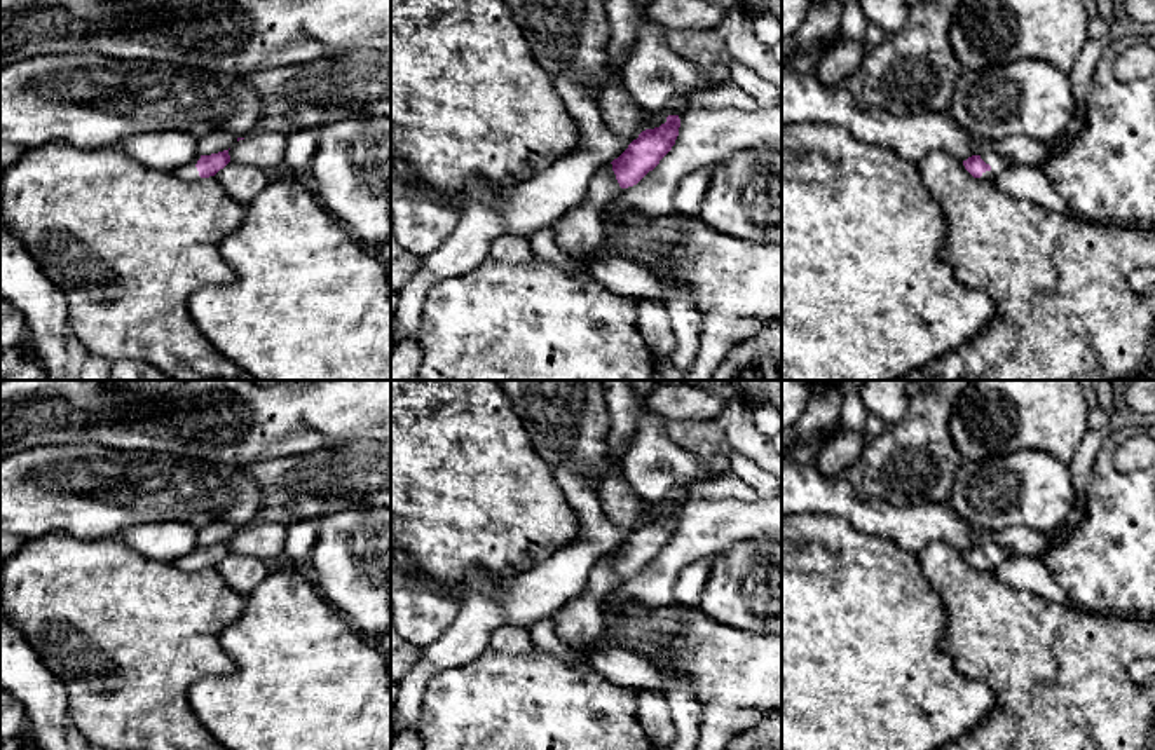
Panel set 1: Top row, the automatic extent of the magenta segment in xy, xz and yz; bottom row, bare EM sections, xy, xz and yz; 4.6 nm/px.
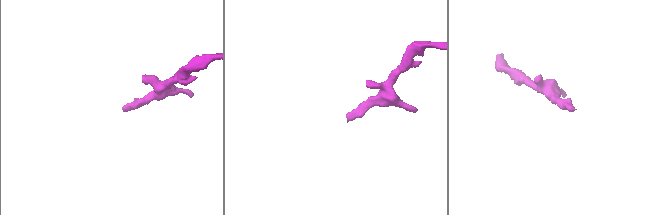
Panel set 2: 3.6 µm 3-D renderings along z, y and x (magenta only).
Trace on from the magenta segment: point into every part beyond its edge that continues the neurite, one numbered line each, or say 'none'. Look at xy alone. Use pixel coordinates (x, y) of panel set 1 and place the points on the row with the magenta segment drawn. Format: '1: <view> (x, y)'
1: xy (189, 171)

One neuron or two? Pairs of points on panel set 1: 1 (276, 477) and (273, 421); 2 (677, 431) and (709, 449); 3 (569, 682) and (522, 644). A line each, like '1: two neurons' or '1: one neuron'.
1: two neurons
2: one neuron
3: two neurons

